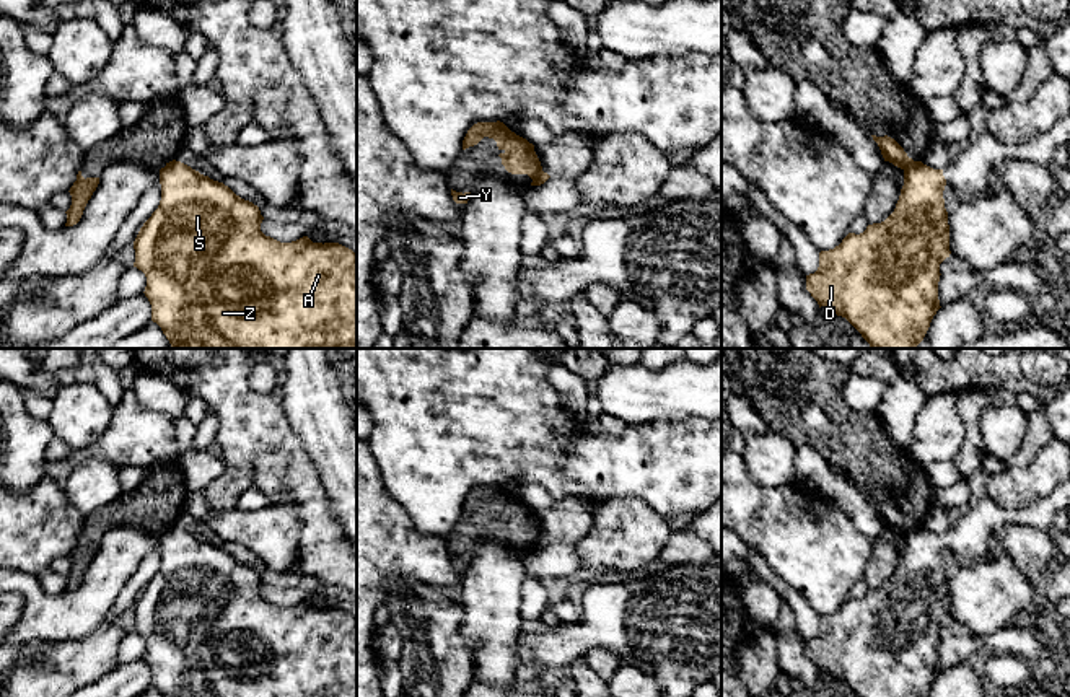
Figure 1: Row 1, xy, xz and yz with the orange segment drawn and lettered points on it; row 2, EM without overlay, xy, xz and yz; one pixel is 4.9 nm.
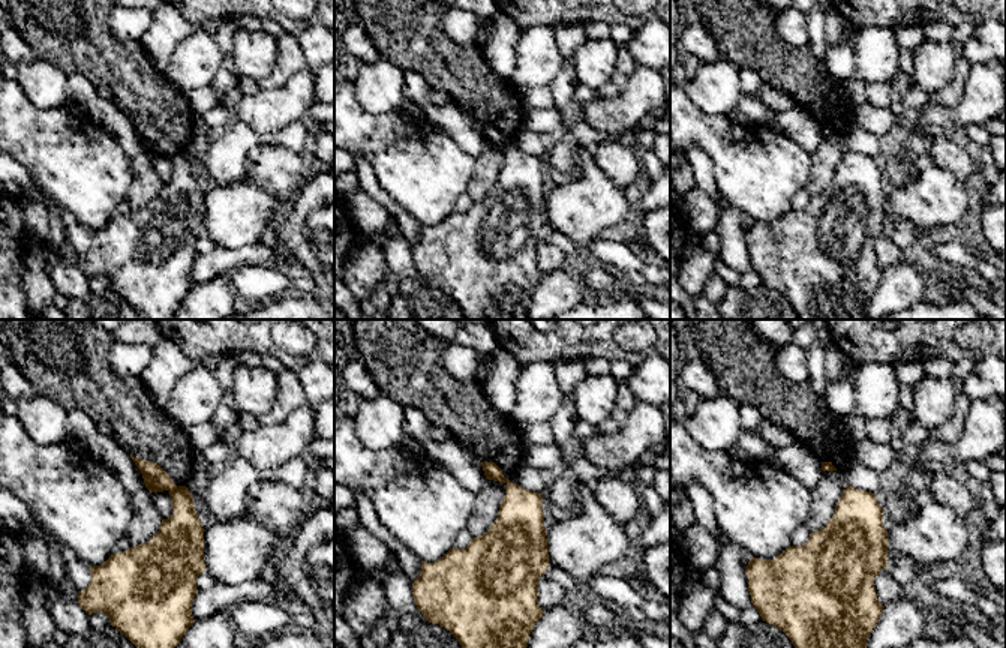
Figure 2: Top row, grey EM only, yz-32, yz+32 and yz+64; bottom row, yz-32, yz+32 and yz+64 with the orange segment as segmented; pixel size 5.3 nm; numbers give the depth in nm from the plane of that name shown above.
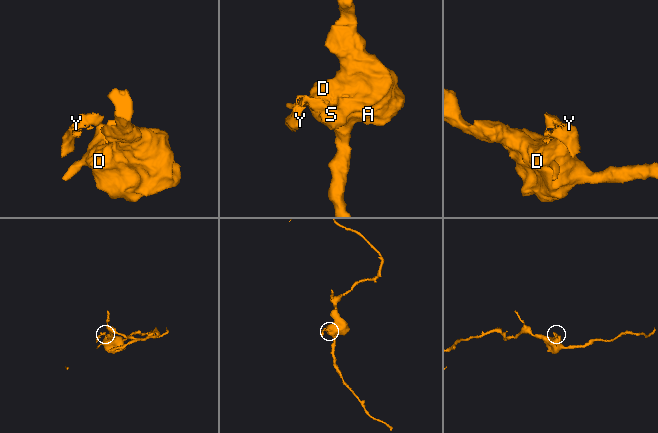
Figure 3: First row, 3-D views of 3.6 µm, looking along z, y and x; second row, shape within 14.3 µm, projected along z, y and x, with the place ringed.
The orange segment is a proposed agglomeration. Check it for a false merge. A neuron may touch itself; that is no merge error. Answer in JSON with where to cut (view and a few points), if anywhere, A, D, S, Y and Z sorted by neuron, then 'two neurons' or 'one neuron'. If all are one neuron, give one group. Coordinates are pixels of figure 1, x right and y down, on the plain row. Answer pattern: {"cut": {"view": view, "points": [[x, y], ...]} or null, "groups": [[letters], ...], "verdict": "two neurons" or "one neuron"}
{"cut": {"view": "yz", "points": [[914, 526], [904, 536]]}, "groups": [["A", "D", "S", "Z"], ["Y"]], "verdict": "two neurons"}

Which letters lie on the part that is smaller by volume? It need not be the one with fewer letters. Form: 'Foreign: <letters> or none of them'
Foreign: Y

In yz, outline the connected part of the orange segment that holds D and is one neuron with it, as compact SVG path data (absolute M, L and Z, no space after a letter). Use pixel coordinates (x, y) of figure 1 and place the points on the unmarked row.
M914 526L894 576L860 599L849 598L839 611L819 617L819 632L806 640L806 655L819 673L831 673L858 697L927 697L936 676L940 629L949 622L949 590L943 534Z

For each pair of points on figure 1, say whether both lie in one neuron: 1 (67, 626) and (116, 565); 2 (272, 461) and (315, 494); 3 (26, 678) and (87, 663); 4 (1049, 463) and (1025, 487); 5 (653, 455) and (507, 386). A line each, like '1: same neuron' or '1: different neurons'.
1: same neuron
2: same neuron
3: same neuron
4: same neuron
5: same neuron

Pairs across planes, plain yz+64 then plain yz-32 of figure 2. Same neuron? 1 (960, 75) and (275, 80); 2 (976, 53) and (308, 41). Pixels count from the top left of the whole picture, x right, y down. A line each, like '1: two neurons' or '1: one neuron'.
1: one neuron
2: one neuron

